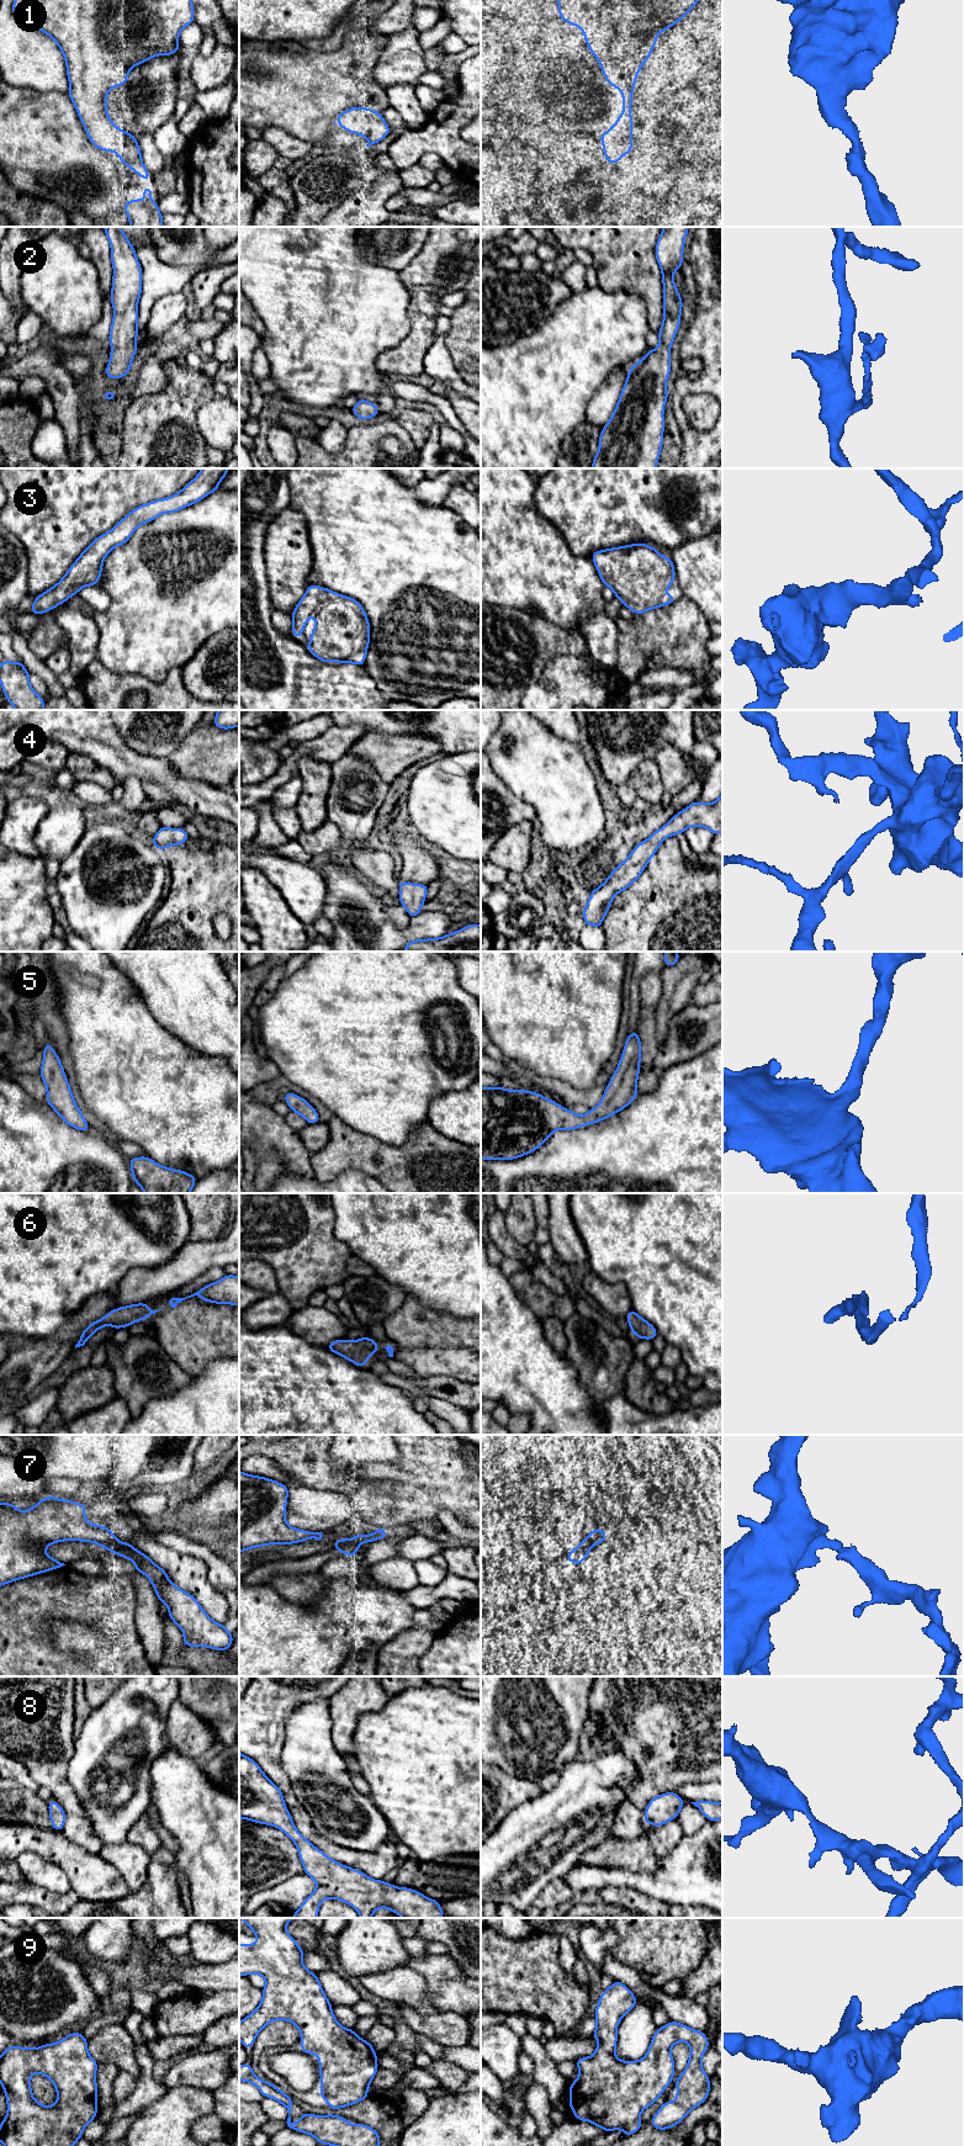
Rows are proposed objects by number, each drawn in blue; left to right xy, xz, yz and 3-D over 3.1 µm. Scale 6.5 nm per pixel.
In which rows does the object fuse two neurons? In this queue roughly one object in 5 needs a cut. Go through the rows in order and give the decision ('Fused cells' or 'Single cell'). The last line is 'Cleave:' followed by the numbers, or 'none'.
1: Single cell
2: Single cell
3: Single cell
4: Single cell
5: Single cell
6: Single cell
7: Fused cells
8: Single cell
9: Single cell
Cleave: 7

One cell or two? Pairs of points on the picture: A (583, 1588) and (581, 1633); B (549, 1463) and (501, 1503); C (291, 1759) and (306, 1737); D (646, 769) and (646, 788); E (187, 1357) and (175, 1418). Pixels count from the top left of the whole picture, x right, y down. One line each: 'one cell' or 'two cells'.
A: one cell
B: two cells
C: one cell
D: one cell
E: two cells

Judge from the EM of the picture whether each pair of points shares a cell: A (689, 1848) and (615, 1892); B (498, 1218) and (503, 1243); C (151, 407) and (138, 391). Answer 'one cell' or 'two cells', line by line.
A: two cells
B: one cell
C: two cells

